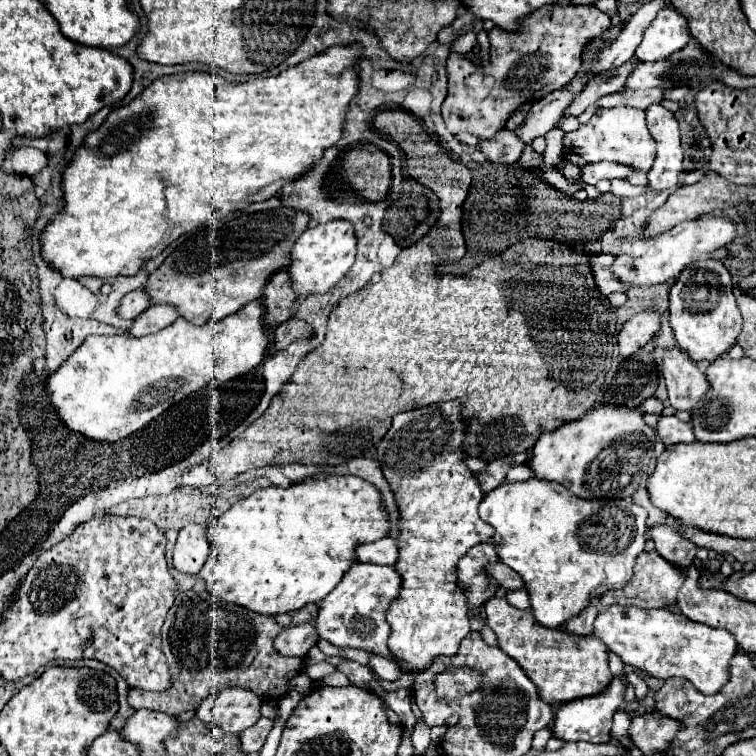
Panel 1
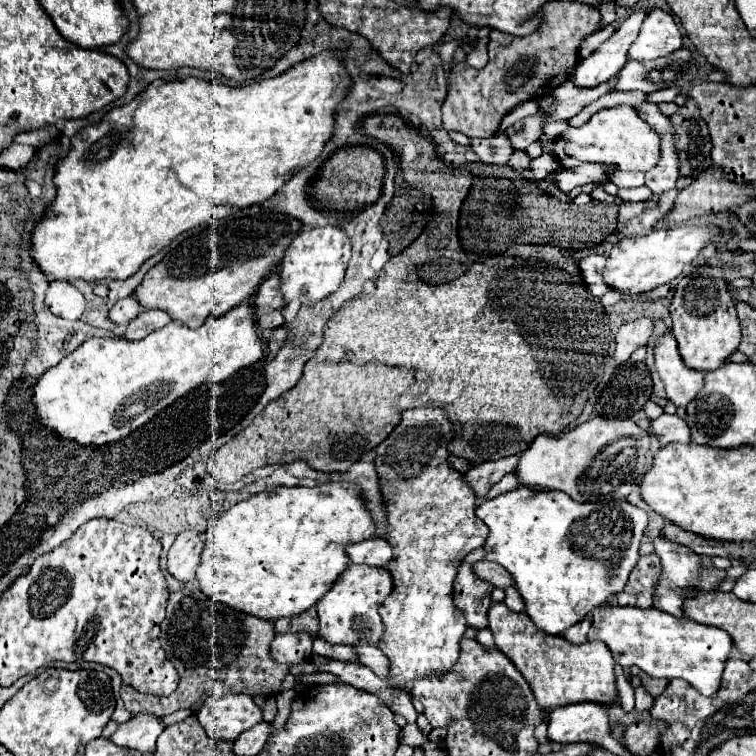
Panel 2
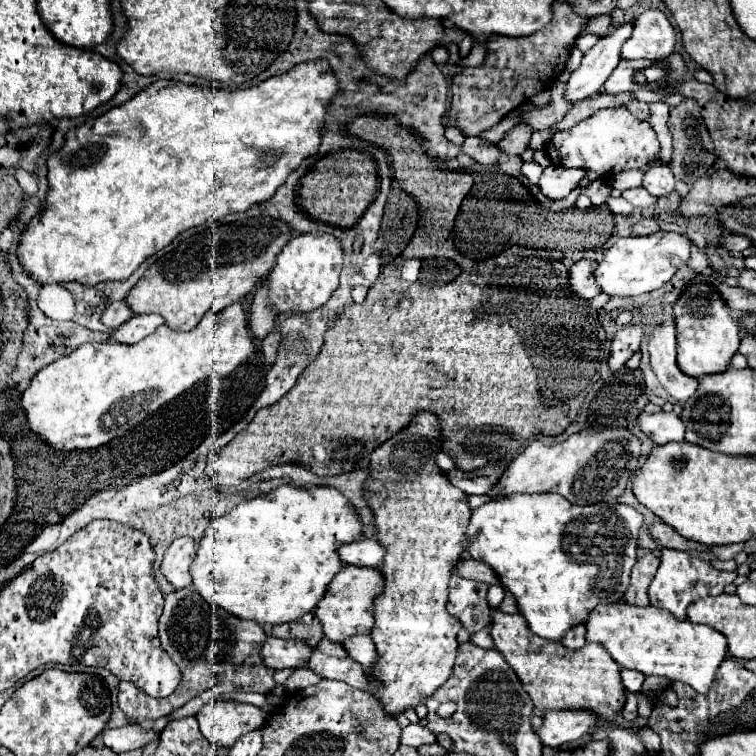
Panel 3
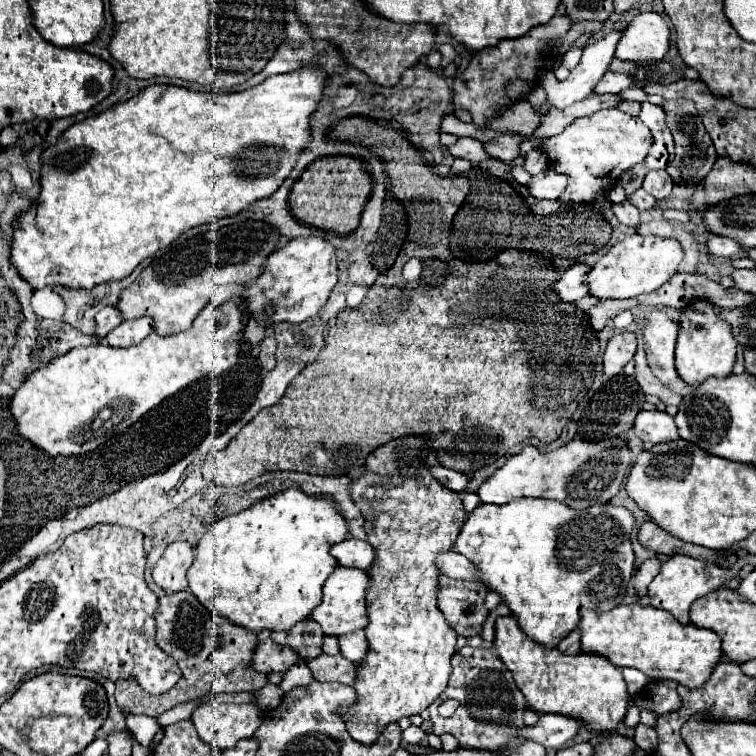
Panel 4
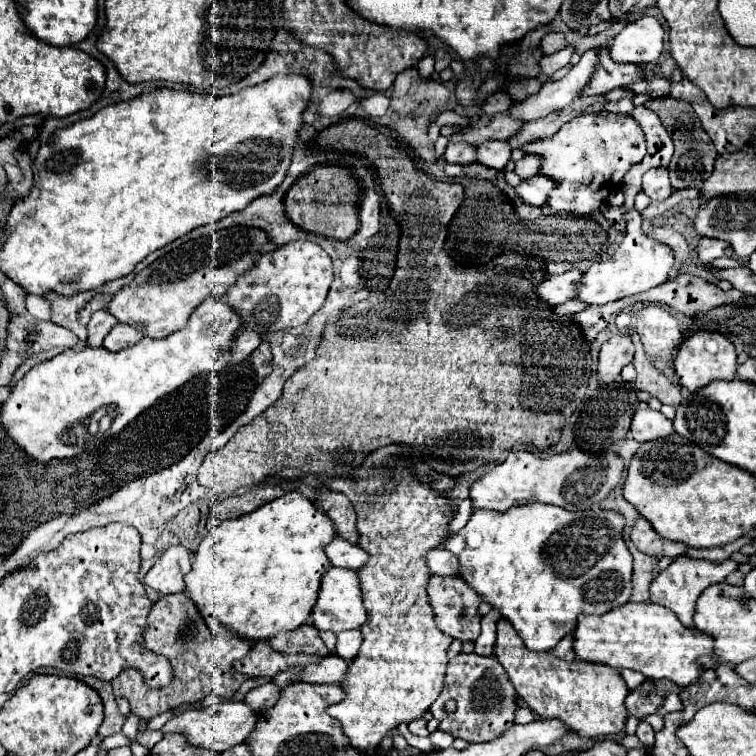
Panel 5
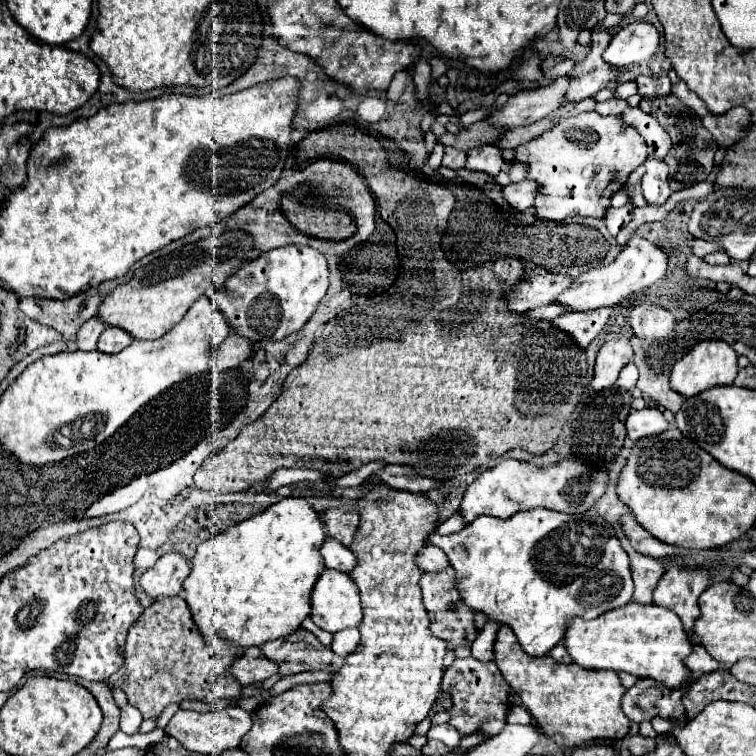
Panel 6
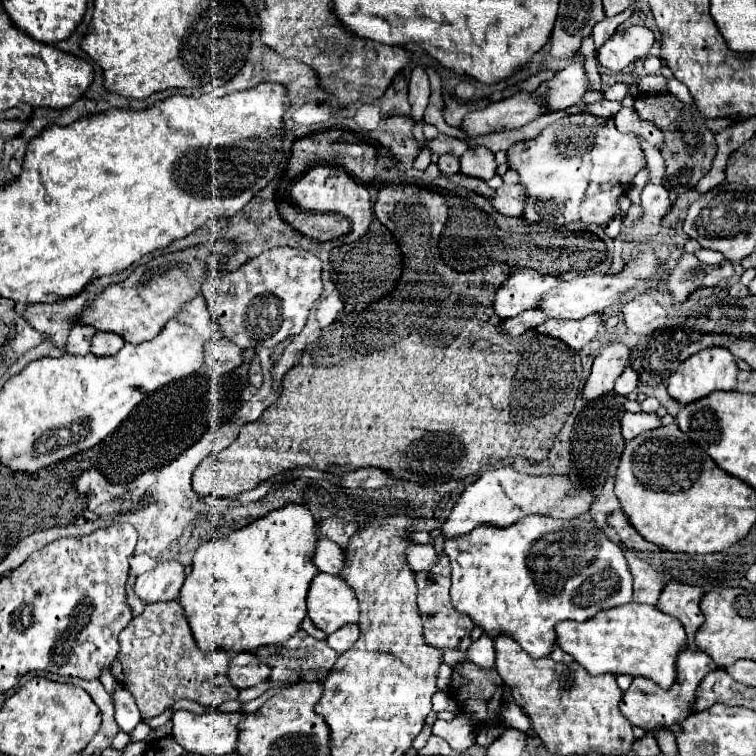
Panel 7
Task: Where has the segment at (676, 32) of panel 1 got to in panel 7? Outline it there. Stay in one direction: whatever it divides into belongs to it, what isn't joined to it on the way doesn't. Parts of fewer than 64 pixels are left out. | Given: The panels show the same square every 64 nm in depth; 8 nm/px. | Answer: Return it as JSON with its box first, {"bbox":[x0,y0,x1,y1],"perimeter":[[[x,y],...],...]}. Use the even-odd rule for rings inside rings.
{"bbox":[596,26,654,72],"perimeter":[[[630,26],[616,30],[596,54],[602,68],[610,72],[622,72],[638,58],[644,58],[654,46],[654,34],[644,26]]]}

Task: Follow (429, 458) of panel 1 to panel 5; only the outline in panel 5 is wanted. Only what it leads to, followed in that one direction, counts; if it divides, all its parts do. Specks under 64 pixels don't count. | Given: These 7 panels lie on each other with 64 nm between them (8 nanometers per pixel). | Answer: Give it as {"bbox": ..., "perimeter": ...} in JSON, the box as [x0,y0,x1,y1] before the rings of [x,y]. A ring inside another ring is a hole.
{"bbox":[326,446,454,754],"perimeter":[[[384,446],[370,454],[364,462],[364,466],[358,470],[358,482],[352,486],[342,486],[340,492],[344,492],[350,502],[356,508],[358,514],[358,532],[360,540],[358,546],[368,552],[368,562],[358,570],[364,608],[368,614],[366,624],[360,628],[364,642],[354,656],[354,660],[348,664],[348,672],[342,680],[344,700],[338,704],[332,704],[326,708],[326,712],[336,718],[342,724],[344,736],[348,736],[350,746],[360,750],[362,754],[374,754],[378,752],[382,740],[400,724],[410,724],[416,718],[422,718],[432,702],[438,698],[446,674],[448,664],[448,646],[452,638],[446,638],[446,634],[438,634],[438,628],[434,626],[434,614],[430,610],[430,604],[426,602],[426,582],[430,578],[430,570],[426,566],[426,552],[432,548],[440,548],[442,538],[448,538],[448,522],[454,514],[450,502],[442,496],[438,496],[428,484],[422,484],[420,480],[412,478],[412,470],[408,468],[408,458],[398,456],[402,448],[408,446]],[[388,458],[394,458],[400,466],[396,468],[382,468],[380,464]]]}

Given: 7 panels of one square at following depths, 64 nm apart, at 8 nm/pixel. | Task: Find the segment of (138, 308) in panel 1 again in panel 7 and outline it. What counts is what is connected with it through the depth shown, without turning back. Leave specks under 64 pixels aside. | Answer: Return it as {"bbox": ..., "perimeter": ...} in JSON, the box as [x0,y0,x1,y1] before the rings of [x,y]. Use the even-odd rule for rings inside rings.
{"bbox":[66,326,96,354],"perimeter":[[[74,326],[70,328],[70,336],[68,336],[68,342],[66,342],[66,352],[68,354],[88,354],[90,352],[90,338],[92,334],[96,334],[96,330],[90,330],[90,326]]]}

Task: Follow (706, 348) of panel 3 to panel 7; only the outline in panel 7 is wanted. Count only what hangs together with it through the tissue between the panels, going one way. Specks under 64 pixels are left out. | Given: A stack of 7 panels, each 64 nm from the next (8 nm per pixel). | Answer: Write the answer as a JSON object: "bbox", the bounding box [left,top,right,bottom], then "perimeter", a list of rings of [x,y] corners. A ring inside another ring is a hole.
{"bbox":[666,348,738,404],"perimeter":[[[722,348],[702,350],[678,366],[676,374],[672,374],[666,380],[666,388],[670,398],[674,398],[676,402],[690,404],[690,402],[696,402],[698,398],[706,398],[716,390],[726,390],[726,392],[736,390],[736,376],[738,376],[738,366],[734,362],[734,356],[728,350],[722,350]]]}

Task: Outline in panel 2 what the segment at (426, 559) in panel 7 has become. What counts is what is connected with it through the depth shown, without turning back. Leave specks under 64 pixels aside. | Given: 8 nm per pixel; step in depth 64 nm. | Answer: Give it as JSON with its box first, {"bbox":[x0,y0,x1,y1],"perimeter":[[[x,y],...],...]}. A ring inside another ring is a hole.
{"bbox":[472,560,510,588],"perimeter":[[[478,560],[472,564],[472,572],[480,578],[490,582],[496,588],[508,588],[510,586],[510,574],[506,574],[498,564],[490,562],[490,560]]]}

